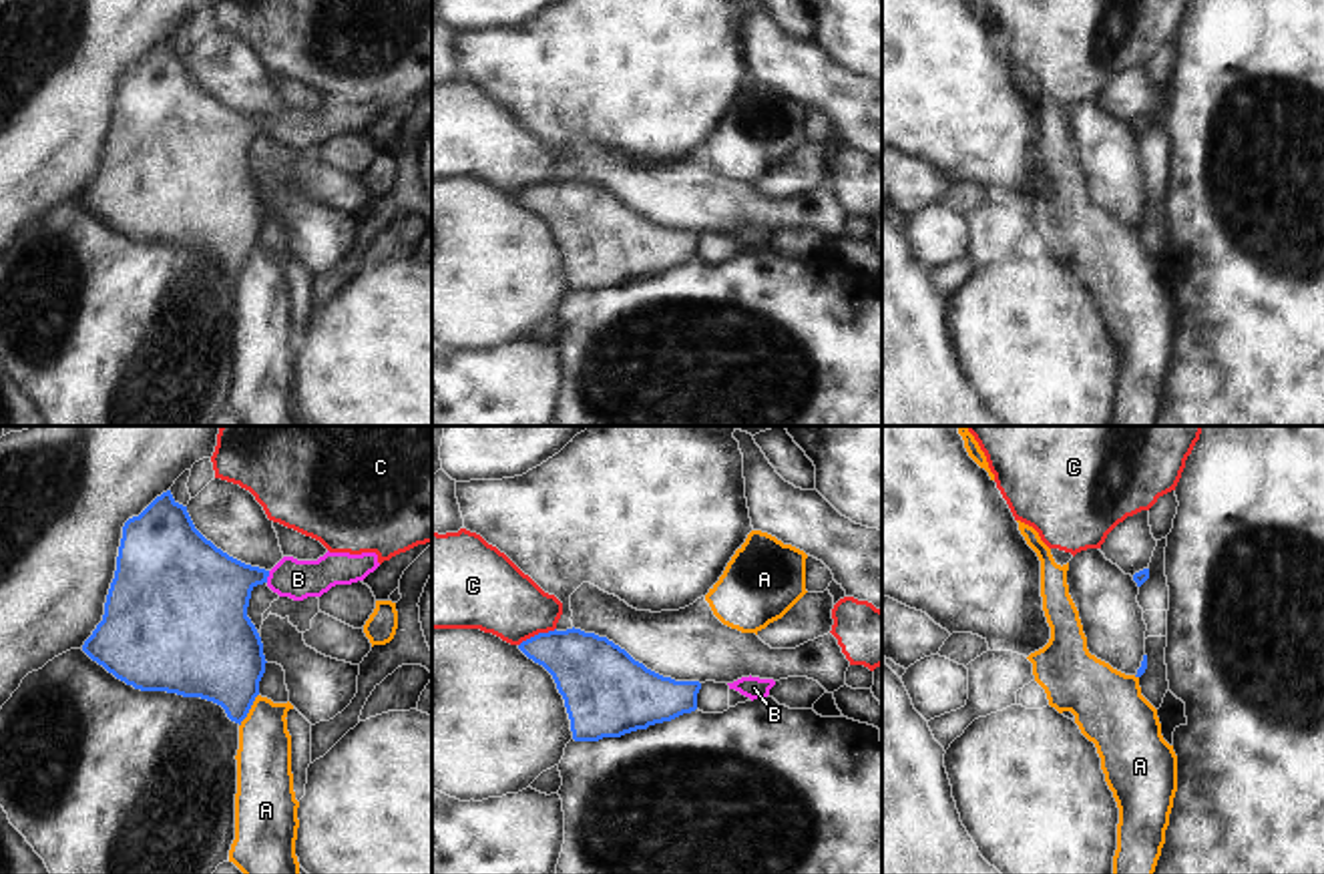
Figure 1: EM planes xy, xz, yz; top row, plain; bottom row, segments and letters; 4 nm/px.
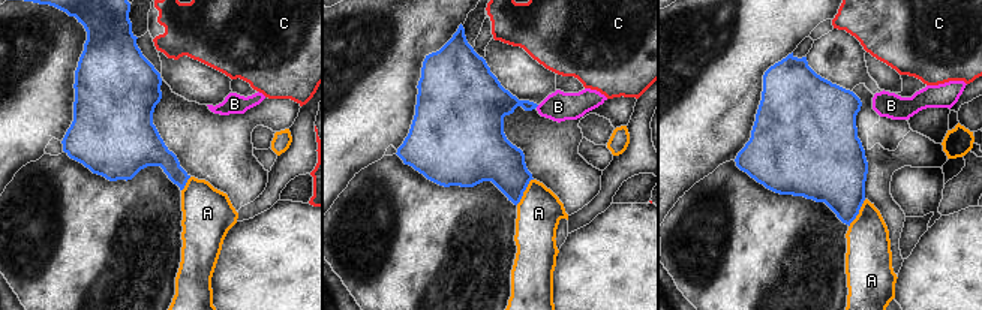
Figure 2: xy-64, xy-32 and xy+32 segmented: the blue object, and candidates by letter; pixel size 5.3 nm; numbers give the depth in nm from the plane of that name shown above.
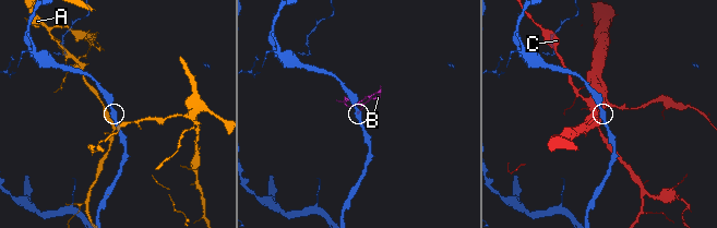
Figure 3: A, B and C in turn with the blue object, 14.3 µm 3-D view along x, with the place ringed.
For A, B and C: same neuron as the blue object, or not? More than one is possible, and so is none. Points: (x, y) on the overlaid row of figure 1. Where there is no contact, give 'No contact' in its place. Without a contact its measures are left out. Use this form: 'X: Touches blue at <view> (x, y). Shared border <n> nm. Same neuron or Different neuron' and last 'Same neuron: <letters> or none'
A: Touches blue at xy (250, 708). Shared border 150 nm. Different neuron
B: Touches blue at xy (268, 575). Shared border 50 nm. Same neuron
C: Touches blue at xz (539, 633). Shared border 170 nm. Different neuron
Same neuron: B.

